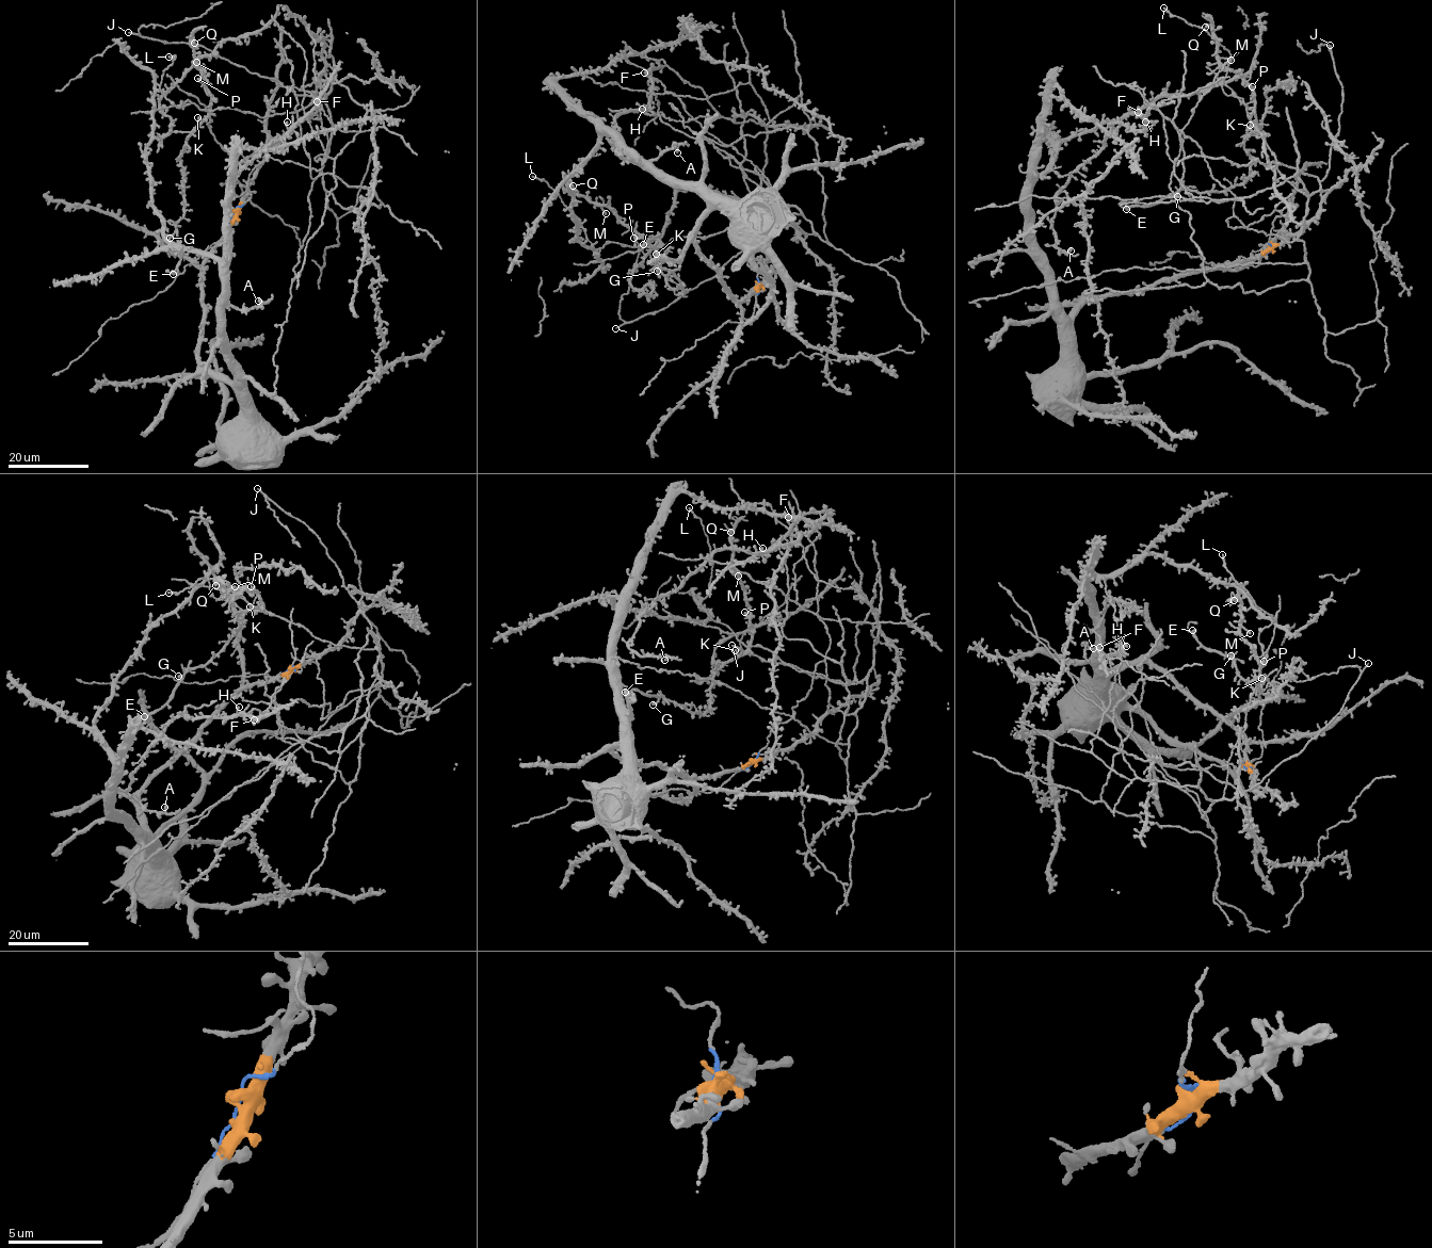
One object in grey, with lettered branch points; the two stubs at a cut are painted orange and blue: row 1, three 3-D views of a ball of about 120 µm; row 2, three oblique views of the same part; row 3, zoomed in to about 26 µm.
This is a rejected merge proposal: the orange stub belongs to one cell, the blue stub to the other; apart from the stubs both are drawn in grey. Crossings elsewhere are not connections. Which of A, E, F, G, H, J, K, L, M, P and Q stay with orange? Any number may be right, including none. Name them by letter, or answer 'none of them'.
none of them

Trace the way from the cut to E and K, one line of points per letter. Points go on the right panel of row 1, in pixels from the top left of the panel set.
E: (1272, 247), (1281, 213), (1234, 229), (1227, 219), (1289, 242), (1310, 194), (1254, 127), (1250, 178), (1125, 209)
K: (1272, 247), (1281, 213), (1234, 229), (1227, 219), (1289, 242), (1300, 233), (1310, 194), (1276, 168), (1250, 125)

